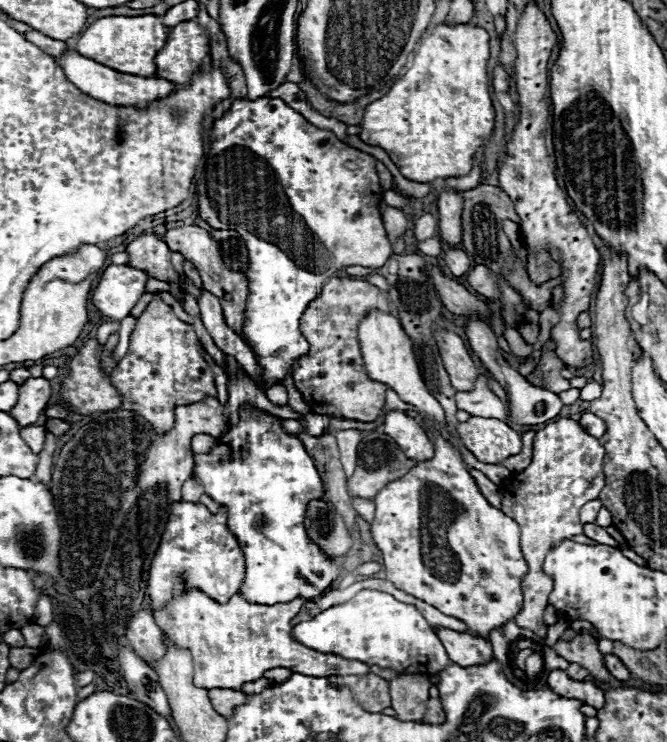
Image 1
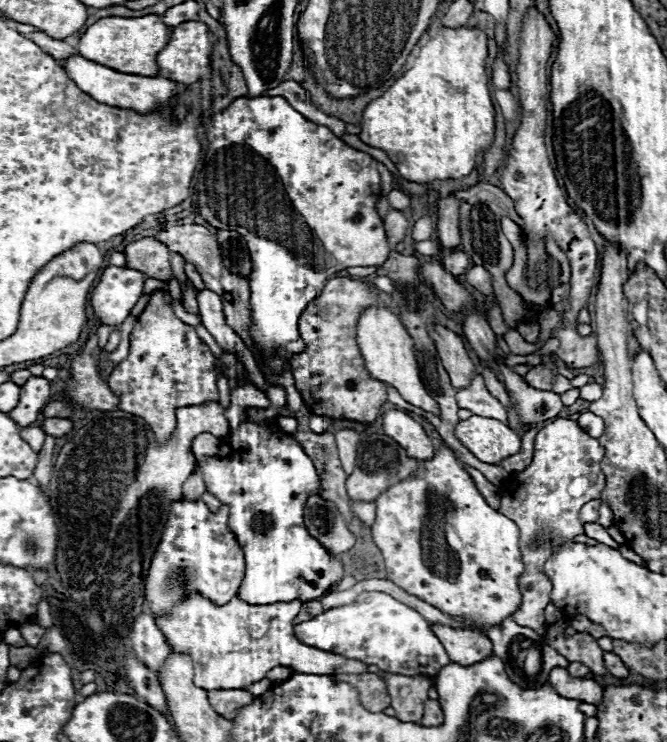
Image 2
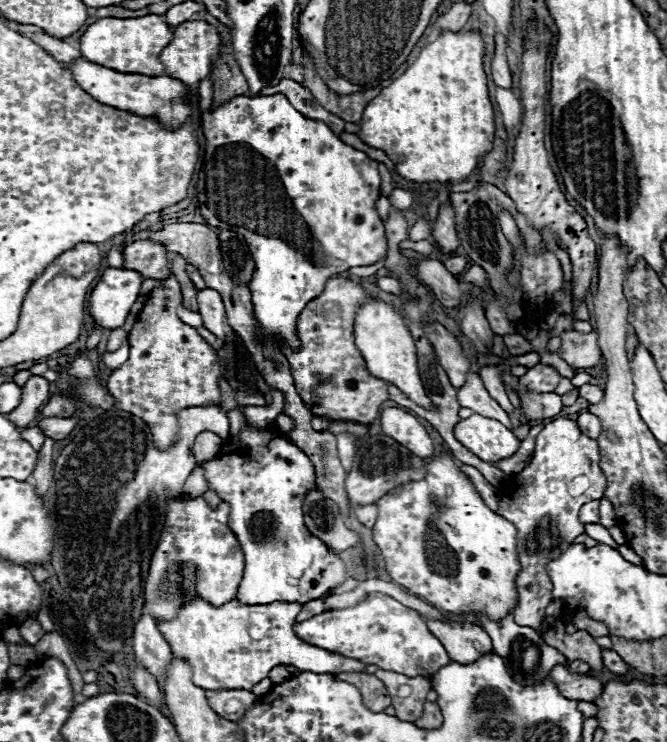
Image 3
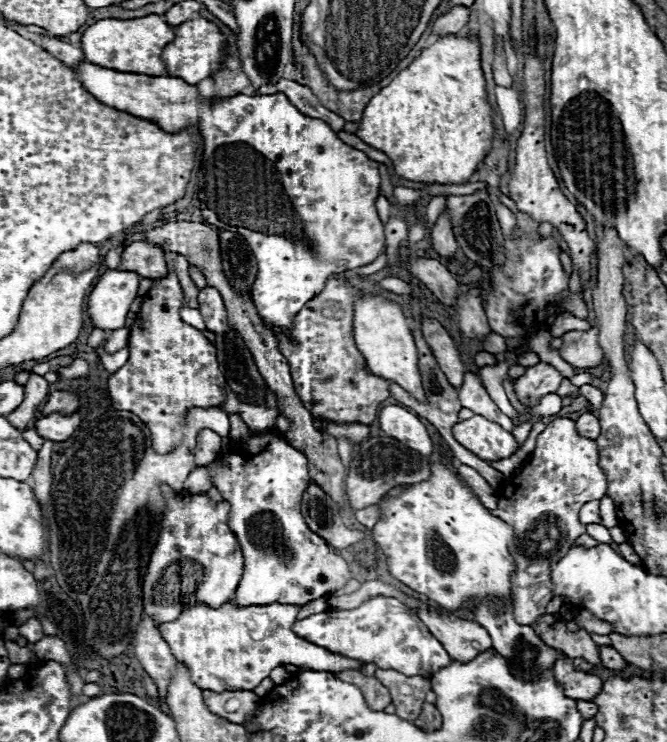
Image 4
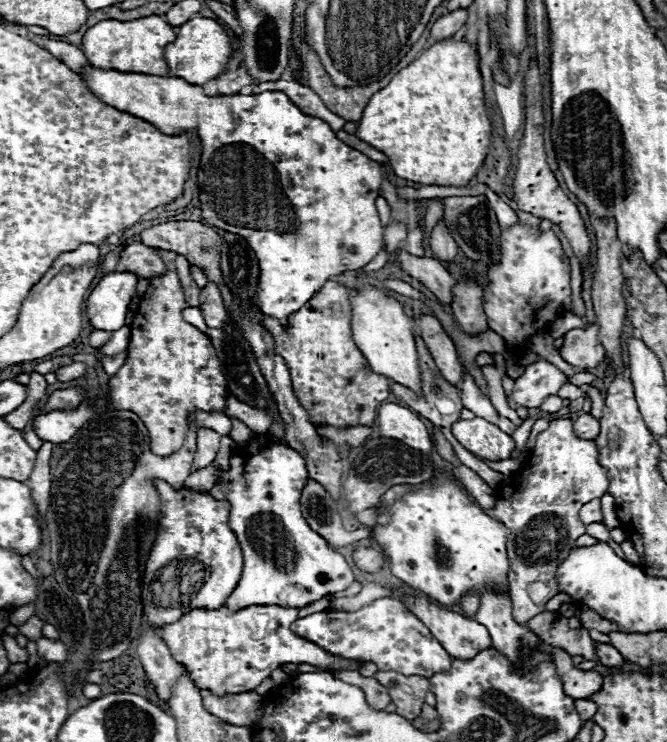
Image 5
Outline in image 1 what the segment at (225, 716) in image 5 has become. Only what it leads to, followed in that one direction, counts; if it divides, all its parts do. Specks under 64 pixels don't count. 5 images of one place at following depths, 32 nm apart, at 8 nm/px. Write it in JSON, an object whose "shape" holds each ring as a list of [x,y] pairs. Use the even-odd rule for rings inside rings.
{"shape":[[[214,688],[208,692],[208,696],[216,712],[220,712],[224,718],[230,718],[236,706],[242,706],[248,702],[248,694],[240,690],[228,690],[228,688]]]}

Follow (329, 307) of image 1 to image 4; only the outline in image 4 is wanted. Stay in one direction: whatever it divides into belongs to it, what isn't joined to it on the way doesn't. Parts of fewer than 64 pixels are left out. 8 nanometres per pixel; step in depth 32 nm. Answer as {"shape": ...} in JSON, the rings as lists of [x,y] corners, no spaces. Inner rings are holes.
{"shape":[[[328,280],[324,290],[292,318],[290,334],[272,328],[278,340],[278,350],[288,360],[294,390],[310,410],[312,420],[370,426],[378,414],[378,406],[390,396],[390,382],[366,368],[366,360],[354,344],[352,312],[358,296],[360,290],[344,280]]]}

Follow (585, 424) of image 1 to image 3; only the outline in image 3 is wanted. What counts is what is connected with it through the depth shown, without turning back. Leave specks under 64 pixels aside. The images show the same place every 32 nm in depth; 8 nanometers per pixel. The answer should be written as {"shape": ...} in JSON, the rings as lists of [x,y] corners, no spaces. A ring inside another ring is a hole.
{"shape":[[[582,412],[582,414],[580,414],[580,418],[578,418],[578,428],[580,428],[580,432],[582,432],[584,436],[588,436],[588,438],[596,438],[596,436],[600,436],[600,432],[602,432],[602,424],[600,424],[598,416],[594,416],[594,414],[590,414],[590,412]]]}

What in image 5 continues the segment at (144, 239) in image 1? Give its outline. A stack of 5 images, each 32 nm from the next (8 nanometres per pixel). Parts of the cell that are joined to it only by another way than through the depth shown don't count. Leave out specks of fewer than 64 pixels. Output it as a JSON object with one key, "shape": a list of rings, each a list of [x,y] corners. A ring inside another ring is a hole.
{"shape":[[[134,242],[122,250],[116,272],[132,272],[138,278],[152,278],[164,272],[164,262],[160,260],[156,248]]]}

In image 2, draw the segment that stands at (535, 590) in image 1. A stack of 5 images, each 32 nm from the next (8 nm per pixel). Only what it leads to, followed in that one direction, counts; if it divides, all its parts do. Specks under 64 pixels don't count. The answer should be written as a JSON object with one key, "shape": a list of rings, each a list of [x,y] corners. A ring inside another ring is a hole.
{"shape":[[[558,418],[552,424],[546,424],[534,442],[534,458],[530,462],[528,468],[524,468],[522,472],[514,474],[508,478],[506,486],[504,486],[504,494],[502,494],[502,504],[498,508],[500,514],[504,514],[506,518],[510,518],[512,522],[516,522],[516,526],[520,528],[520,554],[522,554],[522,562],[524,562],[524,572],[518,578],[518,588],[522,594],[522,604],[520,608],[512,614],[514,622],[520,626],[528,626],[536,632],[540,632],[544,628],[544,608],[550,604],[550,592],[552,592],[552,582],[550,578],[544,574],[544,564],[546,560],[556,554],[566,542],[572,542],[574,536],[584,534],[584,524],[578,520],[578,512],[580,508],[590,502],[590,500],[598,500],[604,486],[606,486],[606,478],[600,470],[600,460],[604,456],[604,450],[600,448],[596,438],[590,438],[574,420],[568,418]]]}

